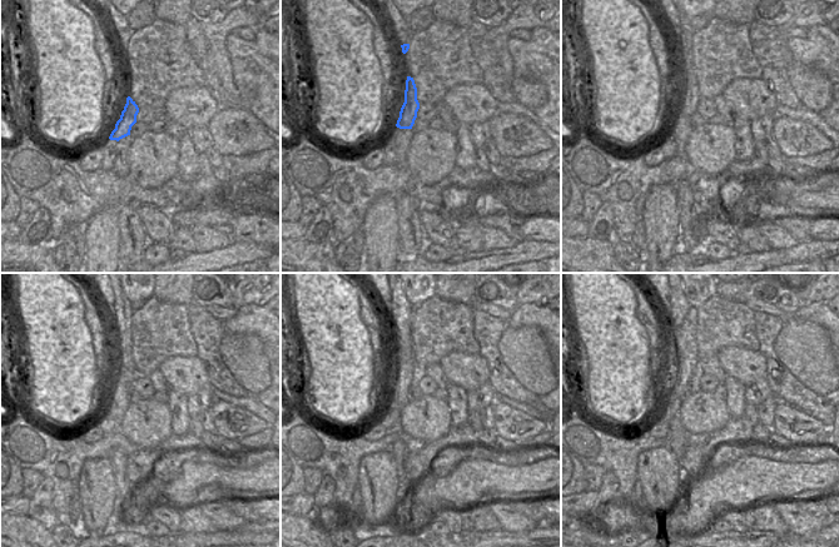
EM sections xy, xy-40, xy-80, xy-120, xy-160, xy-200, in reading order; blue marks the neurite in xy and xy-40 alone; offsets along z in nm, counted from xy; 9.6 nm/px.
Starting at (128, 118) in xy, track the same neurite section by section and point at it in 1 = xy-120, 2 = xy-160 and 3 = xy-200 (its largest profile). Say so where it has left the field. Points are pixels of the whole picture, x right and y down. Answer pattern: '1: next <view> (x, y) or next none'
1: next xy-120 (122, 314)
2: next xy-160 (400, 311)
3: next xy-200 (680, 307)

